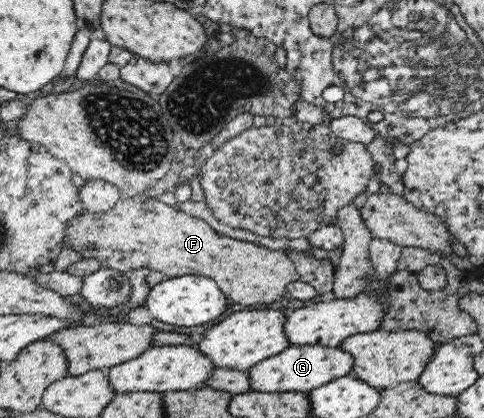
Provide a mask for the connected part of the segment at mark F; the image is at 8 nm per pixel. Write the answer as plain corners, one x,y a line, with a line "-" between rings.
135,197
122,198
112,210
105,213
91,213
85,211
83,215
71,218
65,228
66,246
74,246
83,257
95,258
104,266
111,269
135,271
140,268
150,268
161,272
166,278
181,277
193,274
212,278
217,282
220,290
232,304
252,306
252,304
270,304
276,302
286,294
289,284
302,281
300,273
289,257
289,251
284,249
271,250
248,241
240,241
214,231
204,219
180,211
158,201

